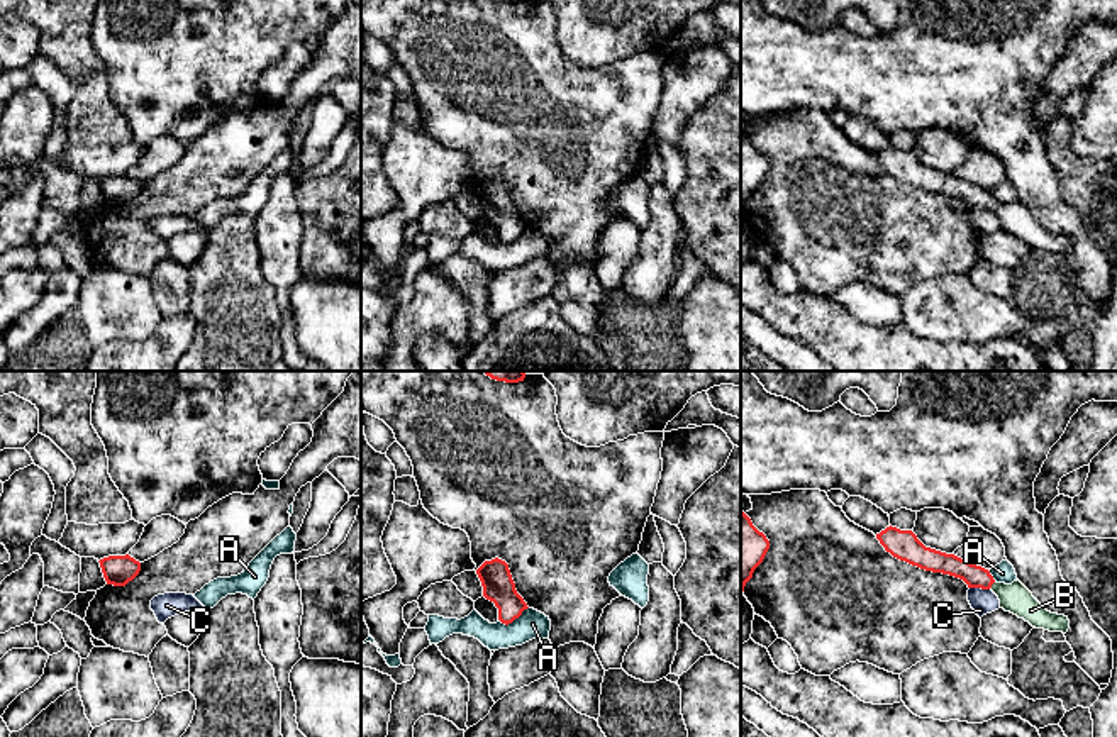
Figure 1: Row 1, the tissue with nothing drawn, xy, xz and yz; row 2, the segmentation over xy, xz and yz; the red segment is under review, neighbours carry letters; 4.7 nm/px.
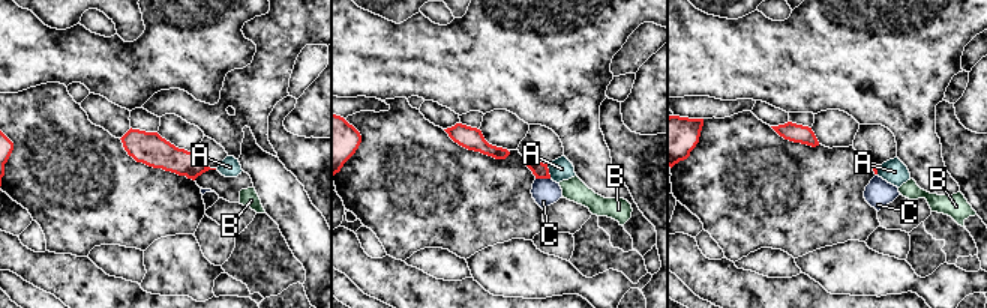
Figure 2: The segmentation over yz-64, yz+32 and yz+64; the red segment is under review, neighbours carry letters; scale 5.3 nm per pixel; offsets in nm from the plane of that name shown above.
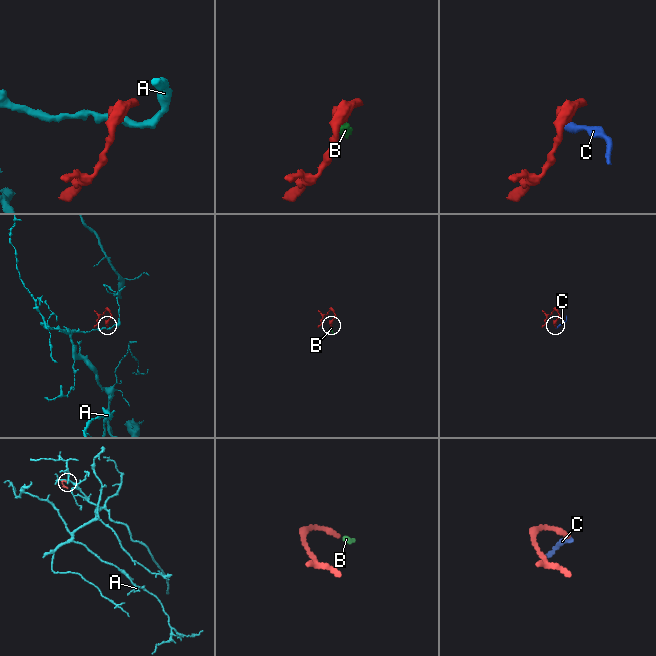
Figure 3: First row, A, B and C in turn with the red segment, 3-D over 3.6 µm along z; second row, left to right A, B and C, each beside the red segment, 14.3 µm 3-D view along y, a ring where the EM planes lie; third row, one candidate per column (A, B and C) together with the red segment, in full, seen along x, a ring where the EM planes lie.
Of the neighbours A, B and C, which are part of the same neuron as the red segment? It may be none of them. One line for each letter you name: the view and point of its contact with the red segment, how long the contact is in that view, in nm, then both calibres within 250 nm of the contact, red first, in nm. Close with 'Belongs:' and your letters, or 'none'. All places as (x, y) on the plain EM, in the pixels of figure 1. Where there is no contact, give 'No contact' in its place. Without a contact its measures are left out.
B: Touches red at yz (992, 204). Shared border 50 nm. Thickness 110 nm (red) against 140 nm
Belongs: B

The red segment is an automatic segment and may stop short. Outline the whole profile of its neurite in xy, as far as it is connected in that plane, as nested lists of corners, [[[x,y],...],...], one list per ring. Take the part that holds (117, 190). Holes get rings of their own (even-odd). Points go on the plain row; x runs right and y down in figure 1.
[[[108,176],[98,181],[107,205],[125,207],[139,191],[141,183],[125,176]]]

